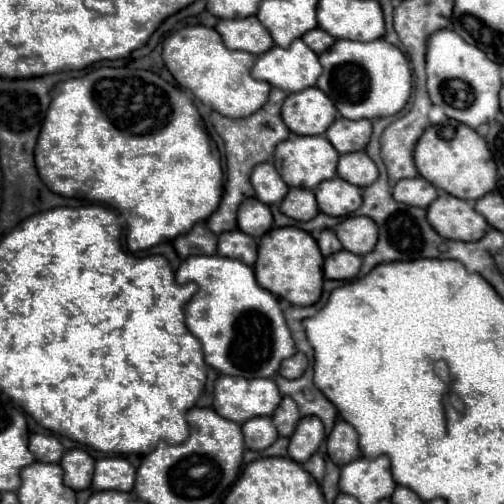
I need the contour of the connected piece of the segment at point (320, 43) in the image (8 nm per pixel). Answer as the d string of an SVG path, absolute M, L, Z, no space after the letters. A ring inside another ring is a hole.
M321 28L309 30L309 32L303 36L303 40L305 40L305 44L307 44L309 48L313 48L313 52L317 52L317 54L325 52L325 50L335 42L335 38L333 38L331 34L327 34L325 30L321 30Z

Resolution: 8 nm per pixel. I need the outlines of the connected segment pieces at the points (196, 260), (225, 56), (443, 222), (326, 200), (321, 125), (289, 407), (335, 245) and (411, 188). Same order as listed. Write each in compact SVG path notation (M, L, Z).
M217 254L189 256L175 278L179 284L197 284L195 296L185 306L185 324L201 340L205 362L221 374L271 378L281 362L297 352L277 296L257 284L251 266Z
M185 26L177 30L163 42L163 60L183 88L191 90L203 104L211 106L223 116L251 116L269 98L269 82L259 82L249 76L249 68L253 66L255 56L249 56L249 52L225 48L215 28Z
M441 194L429 208L427 208L427 220L429 224L437 230L439 236L451 238L451 240L461 240L461 242L477 242L485 230L487 230L487 220L475 212L473 204L449 194Z
M341 178L321 182L315 188L315 196L317 196L317 202L319 202L319 210L323 214L339 216L339 218L349 216L363 202L361 188L349 184L347 180L341 180Z
M317 86L289 94L283 104L283 120L295 134L323 134L337 118L331 98Z
M285 396L281 400L277 412L271 418L273 418L273 424L279 432L279 436L291 436L301 416L299 416L299 410L297 410L297 404L293 400L289 400L289 396Z
M321 230L317 242L319 242L319 248L321 248L323 256L329 256L329 254L341 250L341 242L337 240L337 236L335 236L333 230Z
M421 176L399 180L393 188L393 198L397 202L403 202L409 206L419 206L419 208L427 208L437 198L437 194L439 194L437 188Z

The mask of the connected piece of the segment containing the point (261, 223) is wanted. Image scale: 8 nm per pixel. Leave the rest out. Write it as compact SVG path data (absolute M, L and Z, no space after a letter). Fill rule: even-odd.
M249 198L239 208L237 224L241 232L259 238L273 228L273 216L267 204L261 204L257 198Z

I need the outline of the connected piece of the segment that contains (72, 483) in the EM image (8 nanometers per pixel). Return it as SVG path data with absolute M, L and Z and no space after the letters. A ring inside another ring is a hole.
M69 450L61 458L61 468L65 470L65 484L73 490L85 490L91 486L95 460L85 450Z

